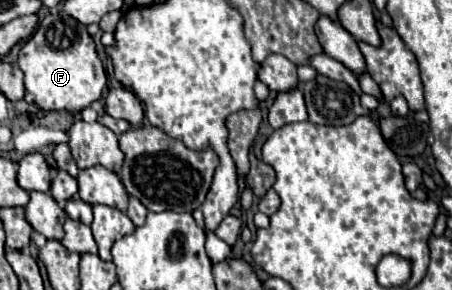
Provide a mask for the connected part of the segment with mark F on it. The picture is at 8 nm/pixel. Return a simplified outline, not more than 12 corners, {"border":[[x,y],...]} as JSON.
{"border":[[44,17],[22,45],[26,91],[44,111],[98,101],[106,73],[86,27]]}

